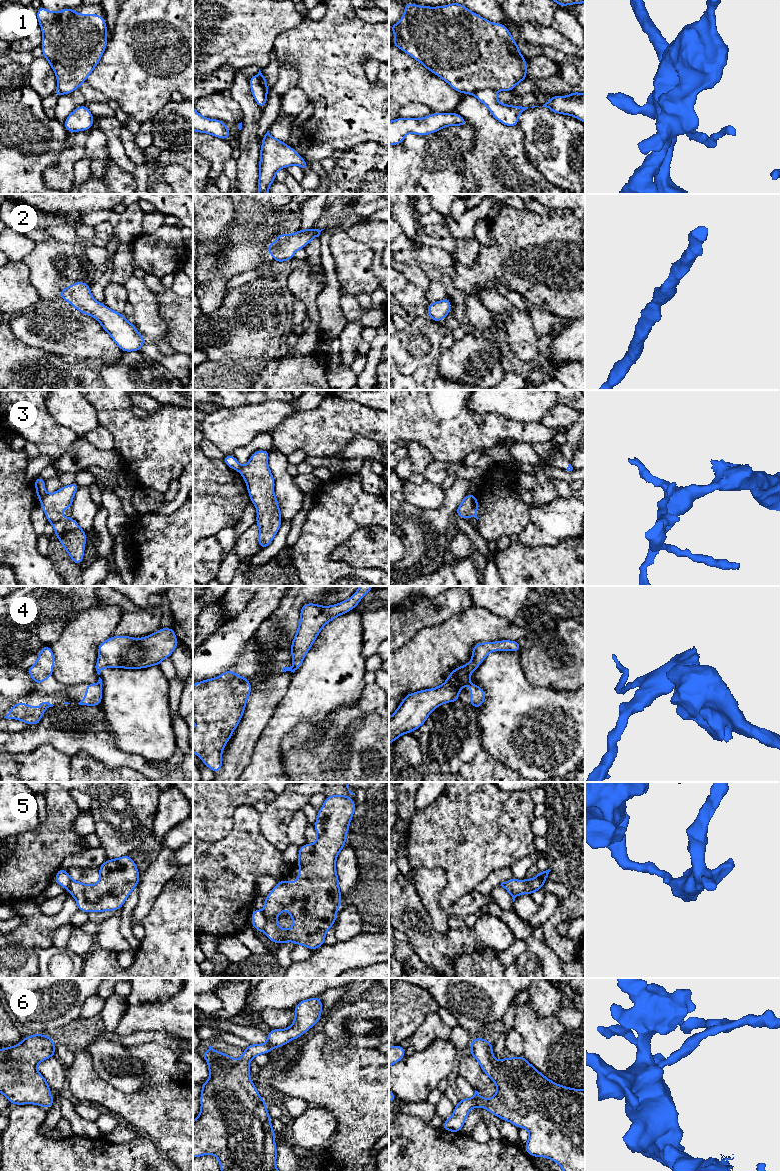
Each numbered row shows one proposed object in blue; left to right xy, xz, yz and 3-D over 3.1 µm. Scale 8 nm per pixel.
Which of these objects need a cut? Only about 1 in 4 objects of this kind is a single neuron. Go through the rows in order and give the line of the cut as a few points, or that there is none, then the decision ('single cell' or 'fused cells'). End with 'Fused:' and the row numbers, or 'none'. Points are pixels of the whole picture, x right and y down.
1: cut in yz along (495, 90), (478, 89), (469, 93); fused cells
2: no cut; single cell
3: cut in xy along (46, 494), (40, 500); fused cells
4: cut in xy along (97, 682), (101, 687); fused cells
5: cut in yz along (545, 878), (525, 880); fused cells
6: no cut; single cell
Fused: 1, 3, 4, 5

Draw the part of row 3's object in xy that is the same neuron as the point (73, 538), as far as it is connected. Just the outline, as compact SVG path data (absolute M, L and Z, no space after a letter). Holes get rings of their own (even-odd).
M76 482L62 486L56 492L46 494L40 502L55 535L76 565L80 565L84 557L86 532L72 517L63 517L60 512L72 508L73 497L79 487Z

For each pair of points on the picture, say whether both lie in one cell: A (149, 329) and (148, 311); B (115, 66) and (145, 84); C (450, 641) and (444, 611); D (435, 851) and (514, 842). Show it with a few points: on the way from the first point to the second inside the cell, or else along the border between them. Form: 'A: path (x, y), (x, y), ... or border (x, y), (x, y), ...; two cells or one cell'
A: path (149, 325), (148, 315); one cell
B: path (122, 72), (133, 72), (138, 77); one cell
C: border (467, 609), (454, 614), (441, 623), (424, 628); two cells
D: path (455, 846), (488, 845), (494, 842); one cell

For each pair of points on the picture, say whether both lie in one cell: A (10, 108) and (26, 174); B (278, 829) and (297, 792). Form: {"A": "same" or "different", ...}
{"A": "same", "B": "same"}

